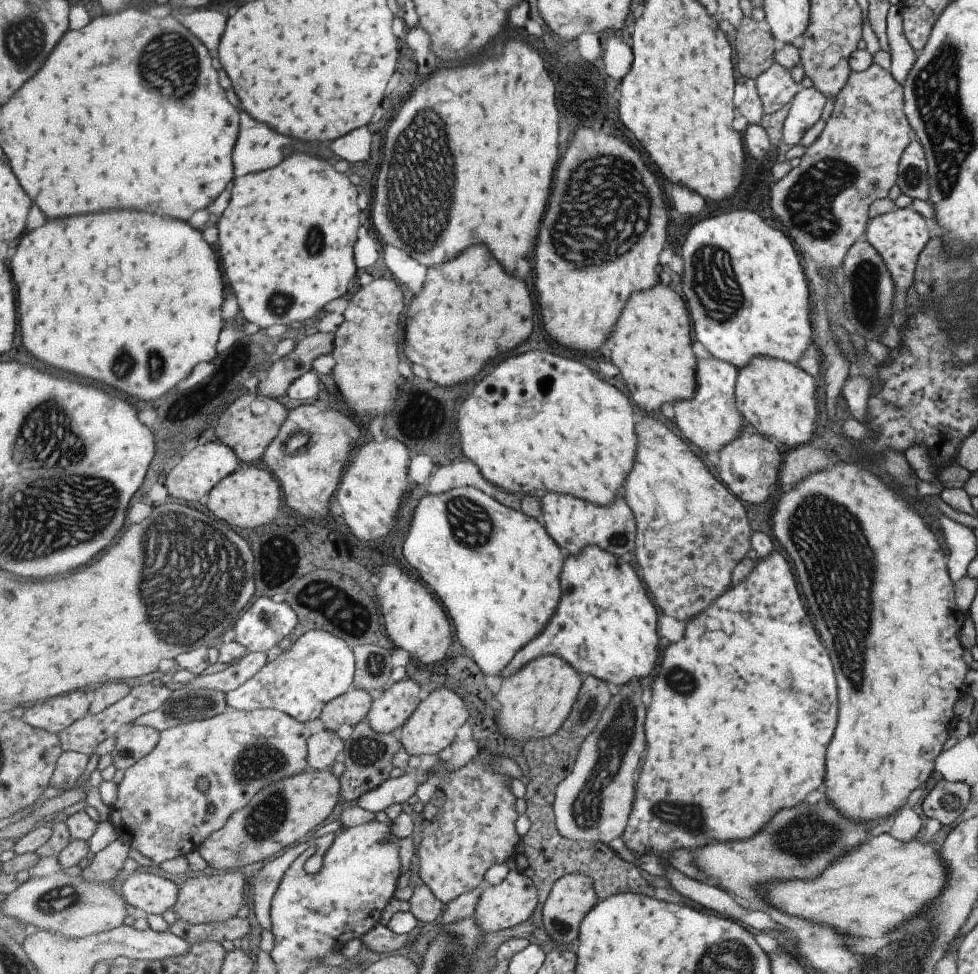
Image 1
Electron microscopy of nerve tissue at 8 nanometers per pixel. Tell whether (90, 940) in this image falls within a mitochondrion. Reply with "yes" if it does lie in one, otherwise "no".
no

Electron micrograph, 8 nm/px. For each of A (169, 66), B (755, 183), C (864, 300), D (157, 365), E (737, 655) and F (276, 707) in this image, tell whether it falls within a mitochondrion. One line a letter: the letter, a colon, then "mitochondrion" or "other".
A: mitochondrion
B: other
C: mitochondrion
D: mitochondrion
E: other
F: other

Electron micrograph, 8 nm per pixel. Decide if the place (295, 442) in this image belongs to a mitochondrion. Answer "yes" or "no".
yes

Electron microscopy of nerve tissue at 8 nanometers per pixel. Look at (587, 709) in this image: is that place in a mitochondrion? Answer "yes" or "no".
yes

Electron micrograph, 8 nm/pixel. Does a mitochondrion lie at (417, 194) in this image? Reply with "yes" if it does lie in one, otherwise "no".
yes

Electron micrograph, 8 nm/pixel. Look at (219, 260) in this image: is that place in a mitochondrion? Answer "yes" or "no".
no

